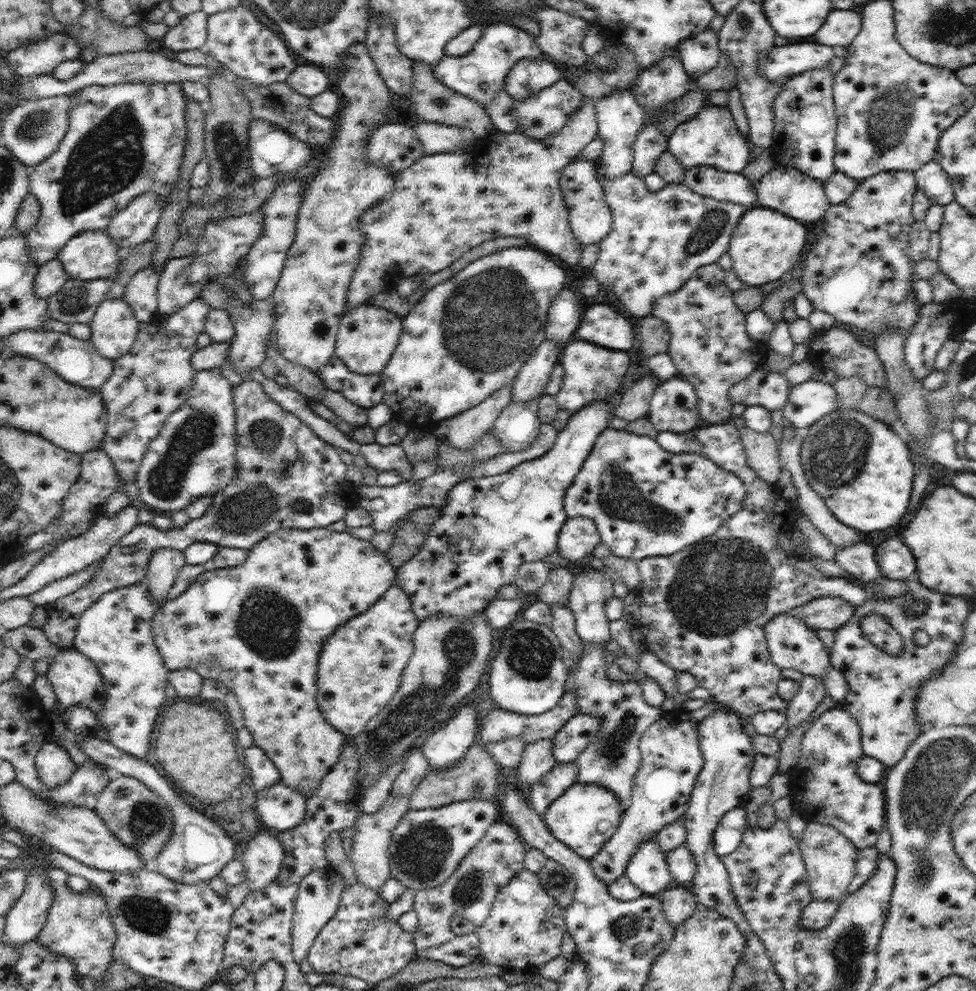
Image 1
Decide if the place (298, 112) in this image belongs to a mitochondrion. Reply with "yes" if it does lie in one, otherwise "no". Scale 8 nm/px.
no

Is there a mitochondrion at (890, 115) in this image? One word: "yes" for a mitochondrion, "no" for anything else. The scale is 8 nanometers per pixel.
yes

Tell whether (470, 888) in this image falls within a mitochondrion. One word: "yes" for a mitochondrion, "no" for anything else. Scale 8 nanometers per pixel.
yes

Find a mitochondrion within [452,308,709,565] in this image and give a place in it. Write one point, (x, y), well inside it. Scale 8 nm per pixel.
(621, 498)

